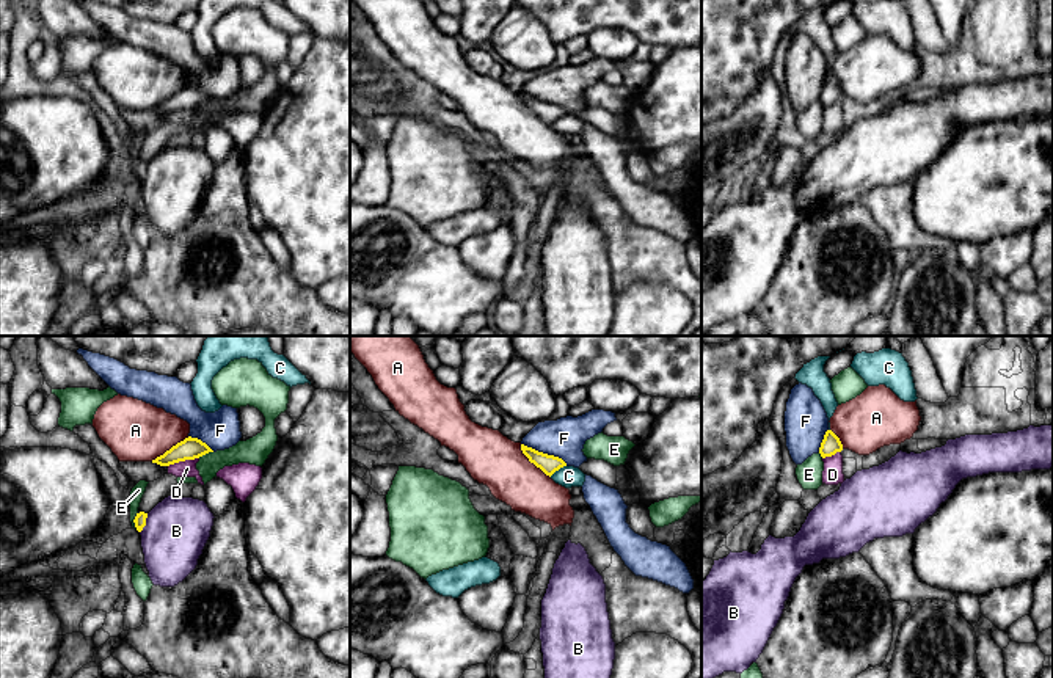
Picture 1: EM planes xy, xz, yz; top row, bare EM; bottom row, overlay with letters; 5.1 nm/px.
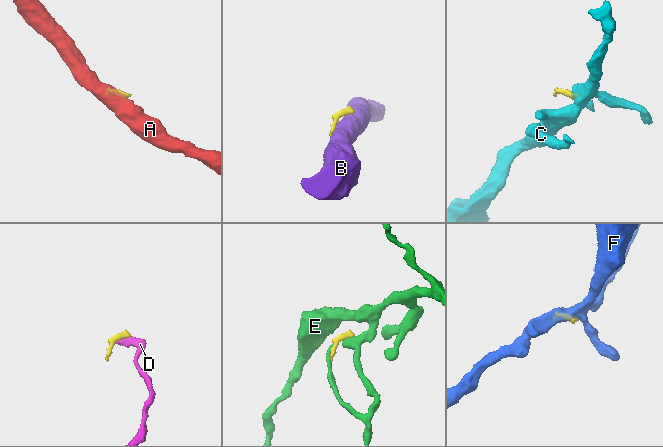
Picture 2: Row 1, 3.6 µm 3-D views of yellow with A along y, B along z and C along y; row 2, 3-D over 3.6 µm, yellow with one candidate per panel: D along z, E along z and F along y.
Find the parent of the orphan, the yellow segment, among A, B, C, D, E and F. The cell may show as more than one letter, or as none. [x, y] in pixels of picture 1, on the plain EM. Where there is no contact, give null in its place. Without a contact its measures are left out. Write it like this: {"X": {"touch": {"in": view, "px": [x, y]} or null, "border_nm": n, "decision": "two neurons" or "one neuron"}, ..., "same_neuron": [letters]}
{"A": {"touch": {"in": "xz", "px": [532, 110]}, "border_nm": 240, "decision": "two neurons"}, "B": {"touch": {"in": "xy", "px": [145, 171]}, "border_nm": 110, "decision": "two neurons"}, "C": {"touch": {"in": "xz", "px": [557, 118]}, "border_nm": 110, "decision": "two neurons"}, "D": {"touch": {"in": "xy", "px": [182, 109]}, "border_nm": 170, "decision": "one neuron"}, "E": {"touch": {"in": "xy", "px": [134, 168]}, "border_nm": 90, "decision": "two neurons"}, "F": {"touch": {"in": "xz", "px": [545, 102]}, "border_nm": 260, "decision": "two neurons"}, "same_neuron": ["D"]}

